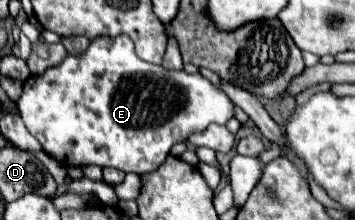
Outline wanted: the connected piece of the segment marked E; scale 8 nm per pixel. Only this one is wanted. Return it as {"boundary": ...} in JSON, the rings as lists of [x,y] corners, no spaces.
{"boundary":[[[120,34],[116,38],[100,36],[90,42],[84,54],[68,54],[58,66],[30,76],[24,82],[18,110],[30,134],[42,144],[42,150],[66,166],[96,164],[100,168],[110,166],[122,172],[148,174],[158,170],[170,148],[186,142],[192,132],[202,132],[208,124],[226,124],[232,118],[234,104],[200,74],[170,72],[162,66],[142,62],[134,52],[130,36]]]}

